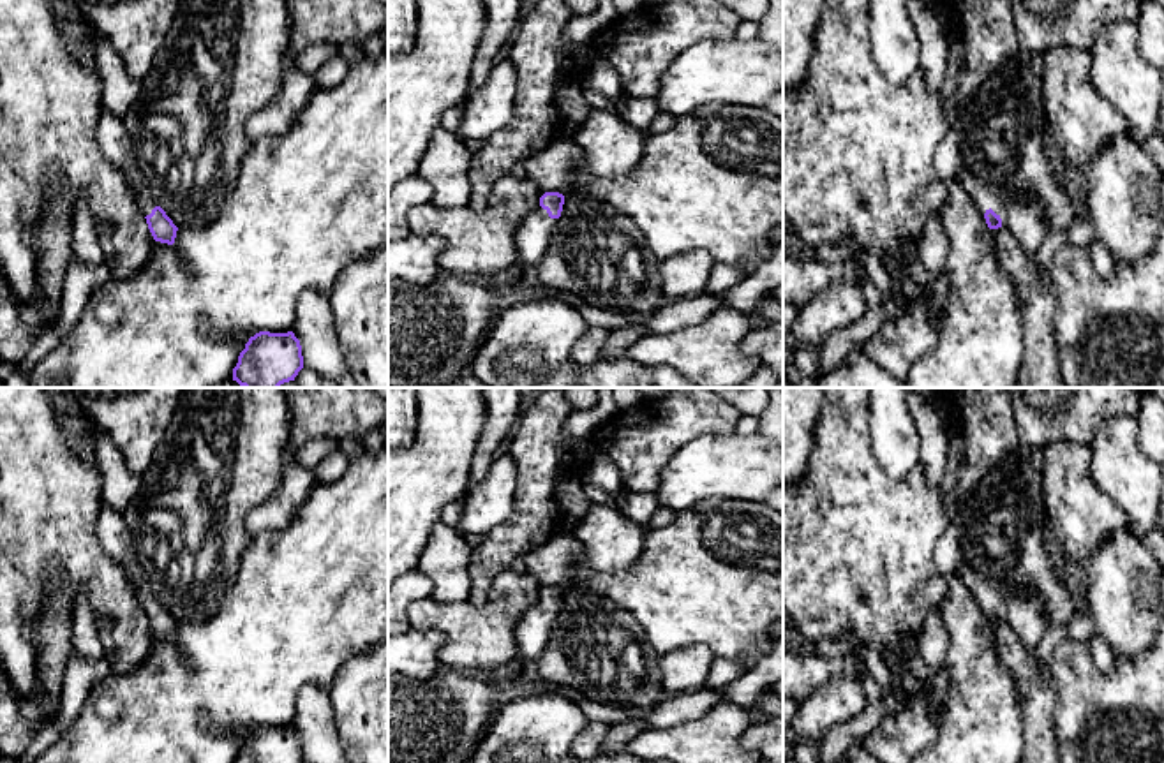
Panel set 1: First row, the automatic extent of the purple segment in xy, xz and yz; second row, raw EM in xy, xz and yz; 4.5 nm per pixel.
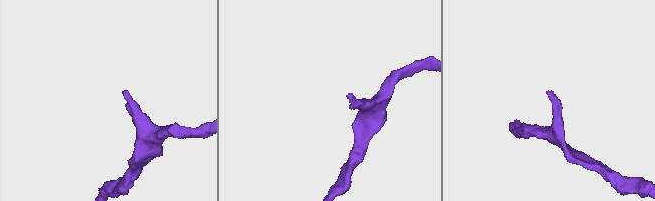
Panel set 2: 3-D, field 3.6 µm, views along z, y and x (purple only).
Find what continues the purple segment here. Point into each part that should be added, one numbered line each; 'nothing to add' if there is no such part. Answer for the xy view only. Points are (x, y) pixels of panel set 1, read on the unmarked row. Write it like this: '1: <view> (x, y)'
1: xy (115, 538)

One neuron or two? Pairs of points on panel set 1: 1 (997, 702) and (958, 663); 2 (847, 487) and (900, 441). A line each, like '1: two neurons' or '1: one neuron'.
1: one neuron
2: two neurons

